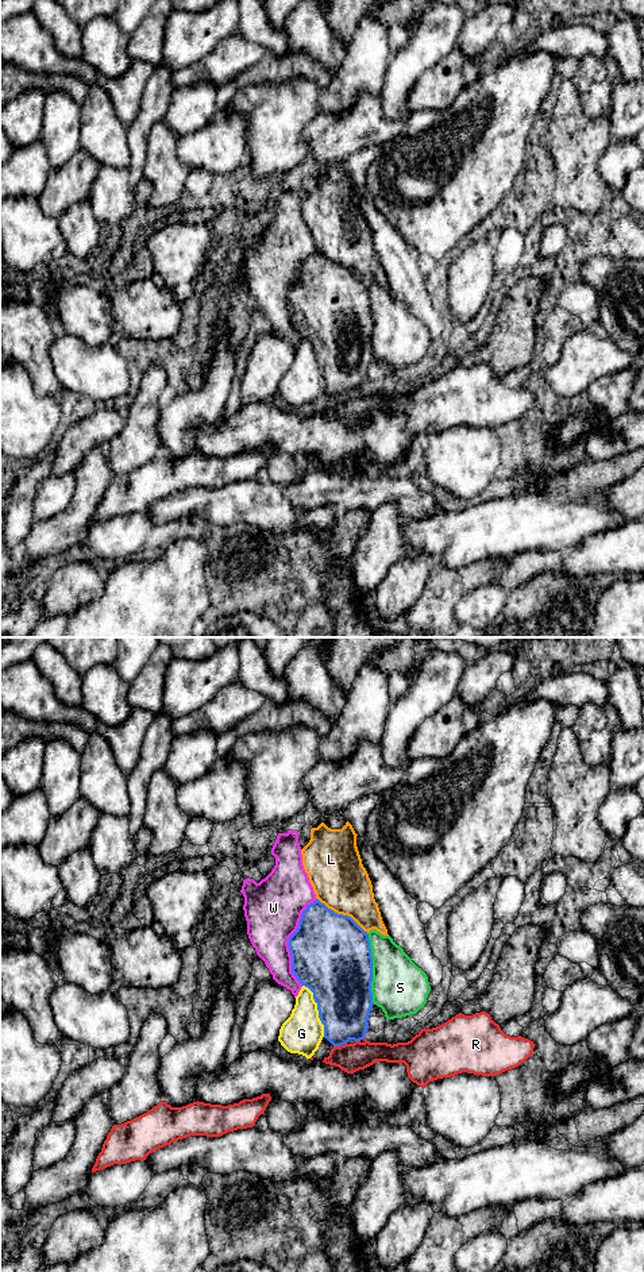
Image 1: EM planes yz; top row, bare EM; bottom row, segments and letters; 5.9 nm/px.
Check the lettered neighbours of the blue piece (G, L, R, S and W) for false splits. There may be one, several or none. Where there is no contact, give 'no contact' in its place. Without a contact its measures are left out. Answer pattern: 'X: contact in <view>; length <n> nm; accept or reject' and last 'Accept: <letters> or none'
G: contact in yz; length 340 nm; reject
L: contact in yz; length 360 nm; reject
R: contact in yz; length 80 nm; reject
S: contact in yz; length 420 nm; reject
W: contact in yz; length 550 nm; reject
Accept: none

